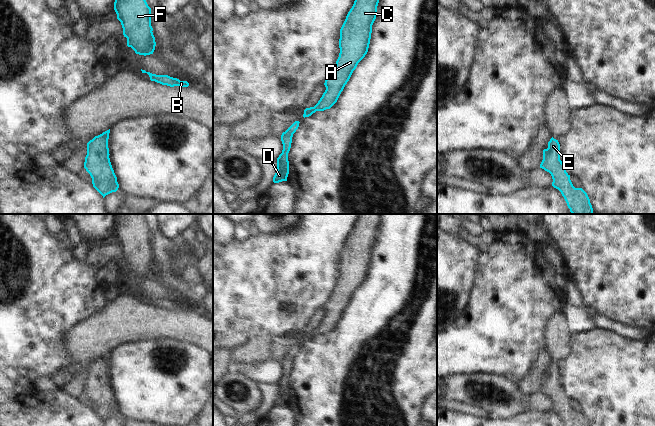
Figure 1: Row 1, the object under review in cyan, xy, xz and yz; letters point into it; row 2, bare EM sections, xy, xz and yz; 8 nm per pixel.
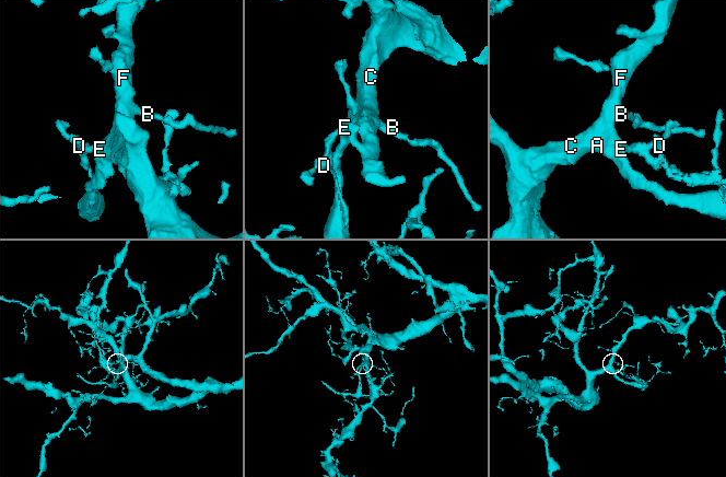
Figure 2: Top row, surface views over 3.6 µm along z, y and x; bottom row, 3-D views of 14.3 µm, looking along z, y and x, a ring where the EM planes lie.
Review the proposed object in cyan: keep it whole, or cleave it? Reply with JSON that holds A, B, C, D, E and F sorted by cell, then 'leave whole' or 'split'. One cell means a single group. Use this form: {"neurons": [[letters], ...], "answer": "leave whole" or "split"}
{"neurons": [["A", "B", "C", "D", "E", "F"]], "answer": "leave whole"}

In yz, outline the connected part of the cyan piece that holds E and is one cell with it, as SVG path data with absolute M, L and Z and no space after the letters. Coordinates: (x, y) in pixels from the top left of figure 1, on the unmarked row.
M553 361L548 366L548 372L543 374L543 384L540 392L552 400L552 410L558 413L566 426L590 426L587 417L582 412L575 412L560 384L560 368Z

